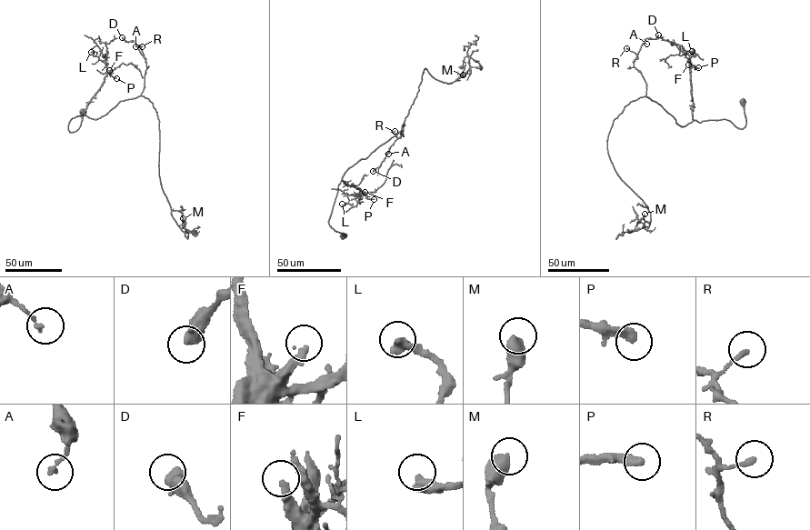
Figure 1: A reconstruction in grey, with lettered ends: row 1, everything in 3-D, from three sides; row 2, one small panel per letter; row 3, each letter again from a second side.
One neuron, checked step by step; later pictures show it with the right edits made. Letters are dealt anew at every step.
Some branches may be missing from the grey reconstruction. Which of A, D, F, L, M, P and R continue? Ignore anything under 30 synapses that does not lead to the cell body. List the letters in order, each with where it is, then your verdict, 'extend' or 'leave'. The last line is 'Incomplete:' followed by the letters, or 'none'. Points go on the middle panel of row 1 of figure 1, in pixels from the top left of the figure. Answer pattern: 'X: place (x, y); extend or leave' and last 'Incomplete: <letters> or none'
A: place (388, 154); leave
D: place (373, 171); extend
F: place (364, 192); extend
L: place (342, 204); leave
M: place (463, 74); leave
P: place (374, 199); leave
R: place (394, 131); leave
Incomplete: D, F

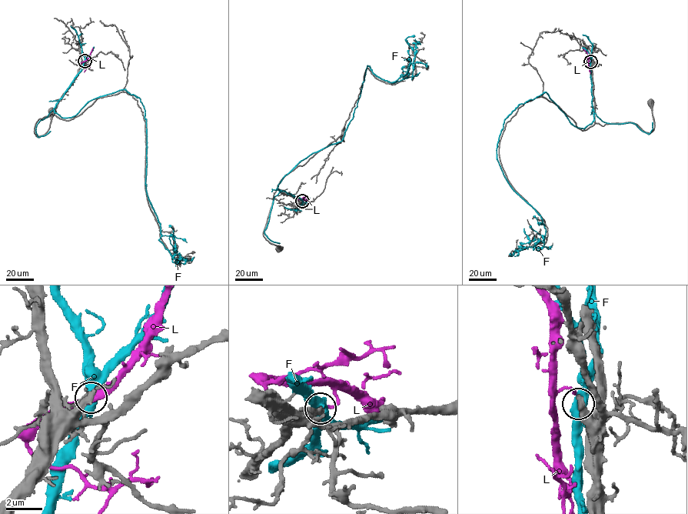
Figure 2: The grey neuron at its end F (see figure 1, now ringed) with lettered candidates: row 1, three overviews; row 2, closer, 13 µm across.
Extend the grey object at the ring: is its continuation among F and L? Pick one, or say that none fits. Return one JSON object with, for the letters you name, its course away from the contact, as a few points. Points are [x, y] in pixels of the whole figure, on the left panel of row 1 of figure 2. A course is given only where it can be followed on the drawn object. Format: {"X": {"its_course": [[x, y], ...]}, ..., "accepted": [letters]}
{"accepted": []}

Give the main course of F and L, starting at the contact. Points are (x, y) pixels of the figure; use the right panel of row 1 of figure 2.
F: (590, 62), (594, 120), (584, 128), (546, 92), (504, 120), (496, 159), (546, 228), (541, 248), (510, 254)
L: (590, 61), (588, 65), (589, 73)

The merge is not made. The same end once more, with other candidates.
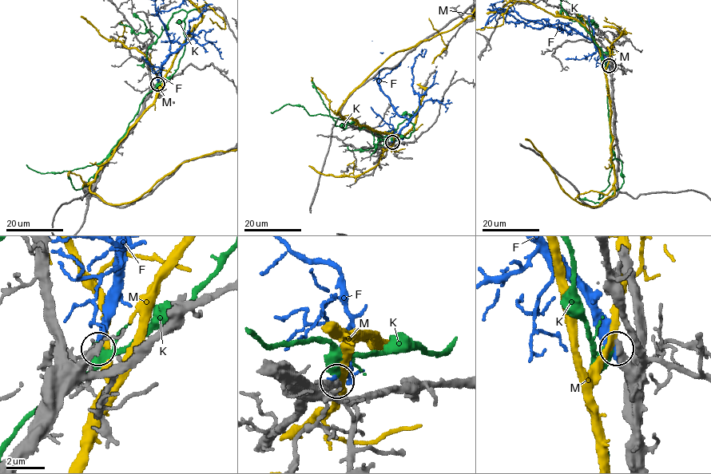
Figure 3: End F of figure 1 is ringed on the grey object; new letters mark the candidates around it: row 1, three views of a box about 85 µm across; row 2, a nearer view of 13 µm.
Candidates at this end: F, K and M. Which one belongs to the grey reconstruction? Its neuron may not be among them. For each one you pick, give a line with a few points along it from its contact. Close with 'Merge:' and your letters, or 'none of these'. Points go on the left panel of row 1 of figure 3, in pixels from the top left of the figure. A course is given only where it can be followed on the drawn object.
Merge: F

